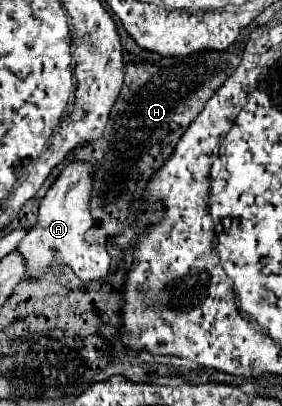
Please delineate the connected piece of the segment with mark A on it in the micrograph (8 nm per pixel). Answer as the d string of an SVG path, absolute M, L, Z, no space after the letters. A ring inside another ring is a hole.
M72 161L68 163L58 179L48 189L46 197L40 203L38 225L30 229L30 233L20 241L18 251L28 261L26 277L42 275L56 263L66 263L84 283L104 281L110 269L110 255L106 249L92 249L84 241L84 233L92 227L90 217L90 199L92 199L92 177L96 177L96 165L88 161Z

